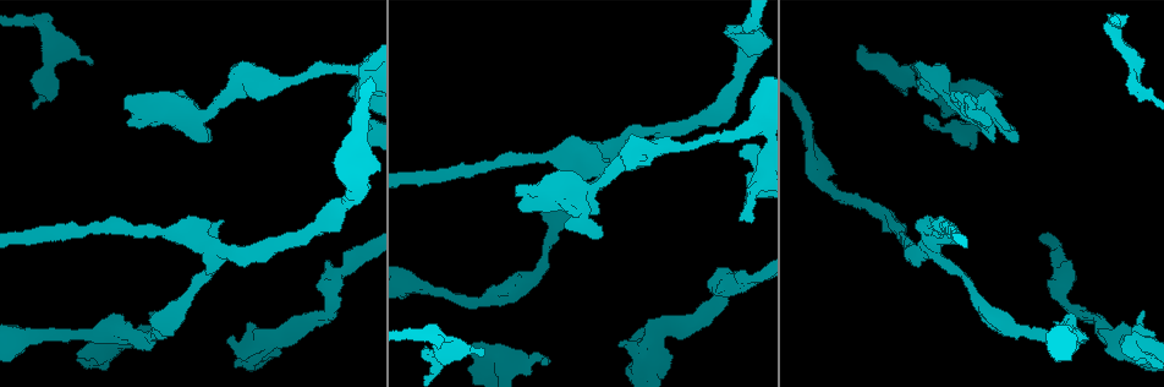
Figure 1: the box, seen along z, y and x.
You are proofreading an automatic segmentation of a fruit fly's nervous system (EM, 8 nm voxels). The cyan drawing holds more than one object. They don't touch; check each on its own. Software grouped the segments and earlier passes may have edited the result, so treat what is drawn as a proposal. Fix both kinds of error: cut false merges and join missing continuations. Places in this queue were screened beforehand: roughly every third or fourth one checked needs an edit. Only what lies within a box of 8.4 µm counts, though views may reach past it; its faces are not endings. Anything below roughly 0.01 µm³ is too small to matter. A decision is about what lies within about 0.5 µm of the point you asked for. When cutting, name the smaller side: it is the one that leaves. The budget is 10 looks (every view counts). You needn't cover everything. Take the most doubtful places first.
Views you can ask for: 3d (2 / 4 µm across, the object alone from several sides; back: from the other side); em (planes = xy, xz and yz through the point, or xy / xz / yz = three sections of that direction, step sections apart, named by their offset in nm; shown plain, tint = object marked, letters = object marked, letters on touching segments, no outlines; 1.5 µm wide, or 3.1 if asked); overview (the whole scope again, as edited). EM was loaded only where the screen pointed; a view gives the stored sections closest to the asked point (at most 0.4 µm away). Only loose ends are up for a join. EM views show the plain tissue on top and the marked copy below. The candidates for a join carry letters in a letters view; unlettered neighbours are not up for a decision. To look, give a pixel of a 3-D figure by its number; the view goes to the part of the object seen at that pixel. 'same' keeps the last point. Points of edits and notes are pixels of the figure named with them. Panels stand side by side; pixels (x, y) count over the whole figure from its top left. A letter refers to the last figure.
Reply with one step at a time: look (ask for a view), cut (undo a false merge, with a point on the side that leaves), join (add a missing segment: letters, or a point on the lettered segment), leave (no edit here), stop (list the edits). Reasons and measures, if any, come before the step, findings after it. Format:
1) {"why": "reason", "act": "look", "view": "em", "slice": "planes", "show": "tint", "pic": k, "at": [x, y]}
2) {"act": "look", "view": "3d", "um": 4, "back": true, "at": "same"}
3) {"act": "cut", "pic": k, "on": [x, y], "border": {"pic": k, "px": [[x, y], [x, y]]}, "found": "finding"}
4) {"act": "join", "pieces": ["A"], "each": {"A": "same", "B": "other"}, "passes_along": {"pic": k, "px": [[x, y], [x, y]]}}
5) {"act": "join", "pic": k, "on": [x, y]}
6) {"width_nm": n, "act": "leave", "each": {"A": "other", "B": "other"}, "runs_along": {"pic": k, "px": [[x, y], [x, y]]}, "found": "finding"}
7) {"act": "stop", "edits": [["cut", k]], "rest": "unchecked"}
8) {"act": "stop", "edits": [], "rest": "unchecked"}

{"act": "look", "view": "em", "slice": "planes", "show": "letters", "pic": 1, "at": [482, 348]}

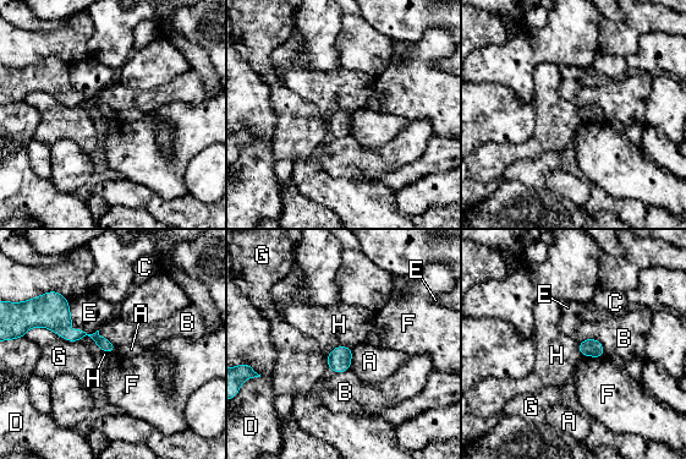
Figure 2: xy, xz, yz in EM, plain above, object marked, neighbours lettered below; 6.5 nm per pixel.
{"longest_contact_nm": ["G", 380], "act": "leave", "each": {"A": "other", "B": "other", "C": "other", "D": "other", "E": "other", "F": "other", "G": "other", "H": "other"}, "border": {"pic": 2, "px": [[334, 347], [349, 347], [351, 349]]}, "found": "none of them fits"}

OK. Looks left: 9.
{"why": "three-way junction", "act": "look", "view": "em", "slice": "planes", "show": "letters", "pic": 1, "at": [364, 74]}

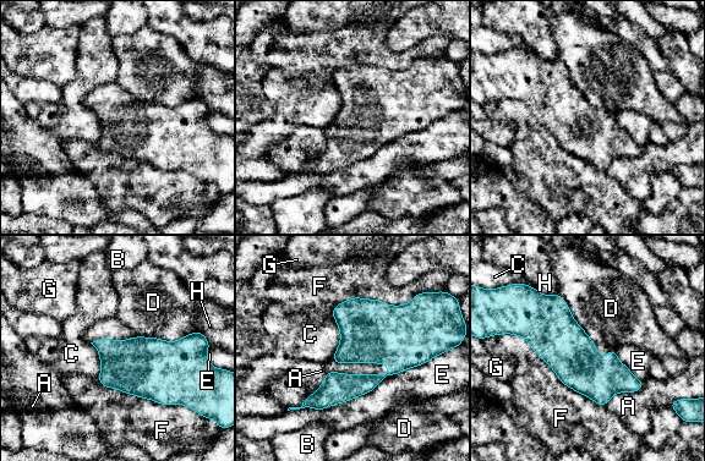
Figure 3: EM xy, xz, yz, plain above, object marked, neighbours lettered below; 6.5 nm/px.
{"width_nm": 360, "act": "leave", "each": {"A": "other", "B": "other", "C": "other", "D": "other", "E": "other", "F": "other", "G": "other", "H": "other"}, "border": {"pic": 3, "px": [[331, 312], [340, 335], [332, 358]]}, "found": "continuous, no second neuron"}

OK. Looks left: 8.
{"why": "abrupt turn", "act": "look", "view": "em", "slice": "planes", "show": "tint", "pic": 1, "at": [329, 315]}

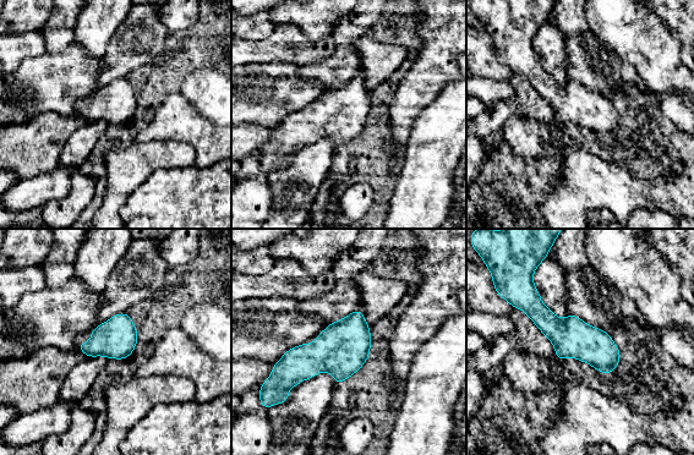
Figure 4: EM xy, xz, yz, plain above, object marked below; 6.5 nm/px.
{"act": "look", "view": "em", "slice": "planes", "show": "letters", "at": "same"}

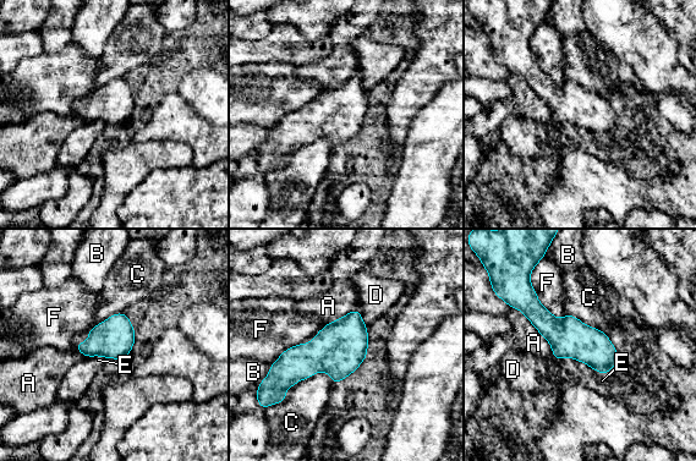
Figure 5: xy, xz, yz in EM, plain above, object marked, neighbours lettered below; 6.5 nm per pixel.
{"act": "leave", "each": {"A": "other", "B": "other", "C": "other", "D": "other", "E": "other", "F": "other"}, "found": "all the same neuron"}

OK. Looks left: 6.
{"why": "tapers out", "act": "look", "view": "3d", "um": 2, "pic": 1, "at": [981, 131]}

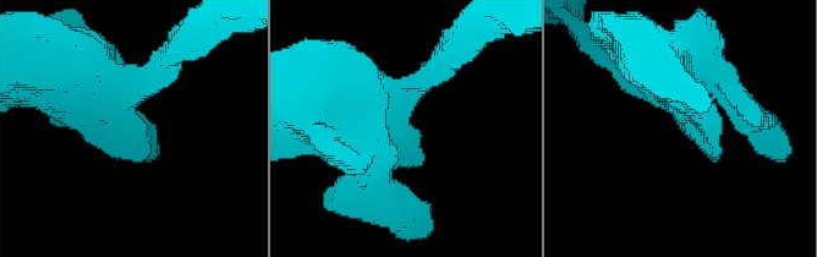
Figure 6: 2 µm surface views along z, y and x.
{"why": "shape alone is not enough", "act": "look", "view": "em", "slice": "xz", "step": 8, "show": "letters", "pic": 6, "at": [144, 128]}

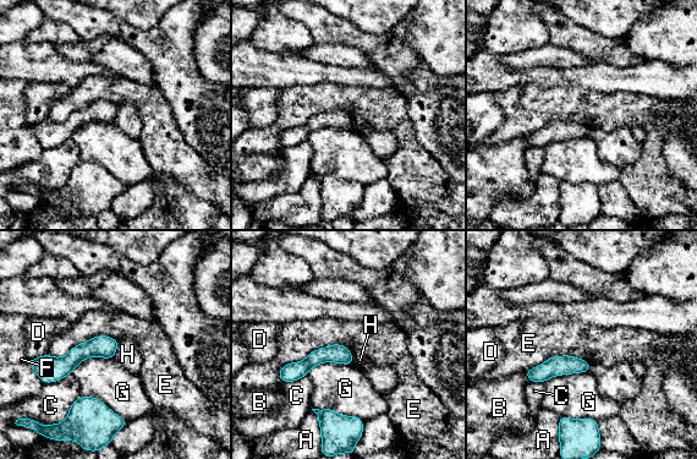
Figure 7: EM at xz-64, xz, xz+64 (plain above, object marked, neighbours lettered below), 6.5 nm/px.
{"why": "cut it another way", "act": "look", "view": "em", "slice": "planes", "show": "letters", "at": "same"}

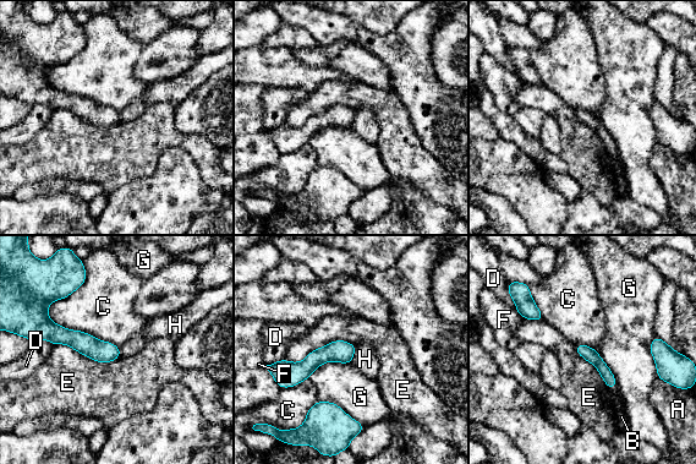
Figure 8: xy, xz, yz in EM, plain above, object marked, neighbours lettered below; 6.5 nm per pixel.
{"act": "leave", "each": {"A": "other", "B": "other", "C": "other", "D": "other", "E": "other", "F": "other", "G": "other", "H": "other"}, "border": {"pic": 8, "px": [[356, 347], [350, 362]]}, "found": "none of them fits"}

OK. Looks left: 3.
{"act": "stop", "edits": [], "rest": "unchecked"}

